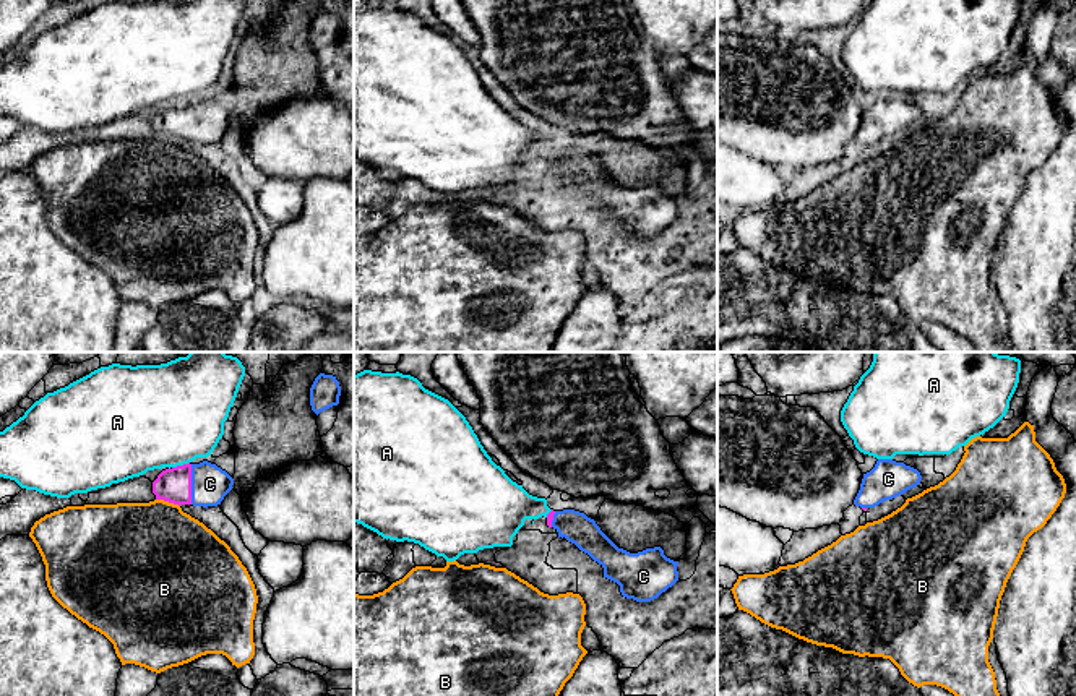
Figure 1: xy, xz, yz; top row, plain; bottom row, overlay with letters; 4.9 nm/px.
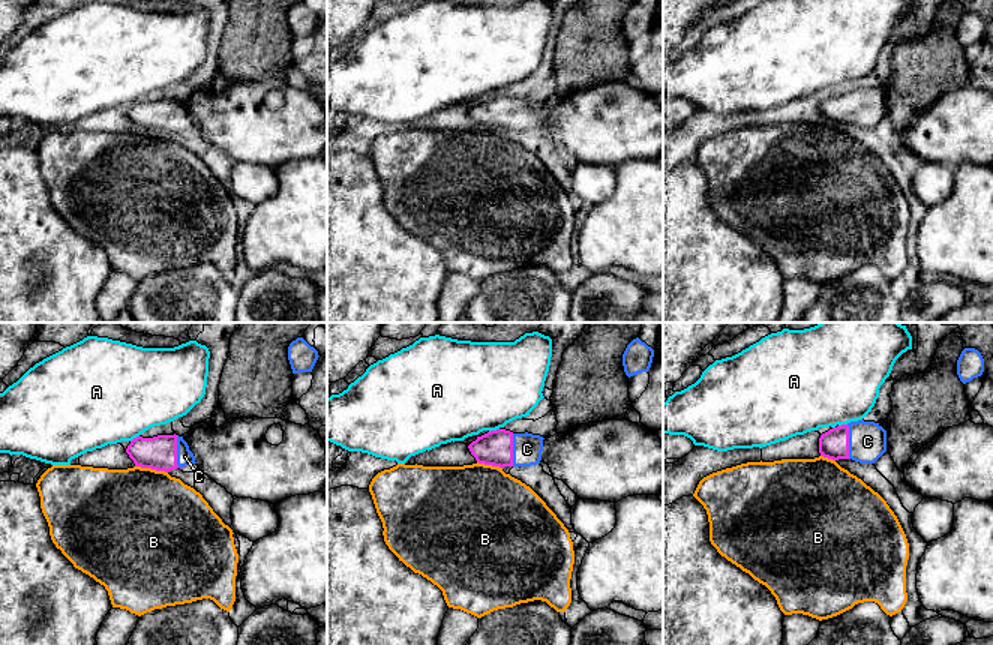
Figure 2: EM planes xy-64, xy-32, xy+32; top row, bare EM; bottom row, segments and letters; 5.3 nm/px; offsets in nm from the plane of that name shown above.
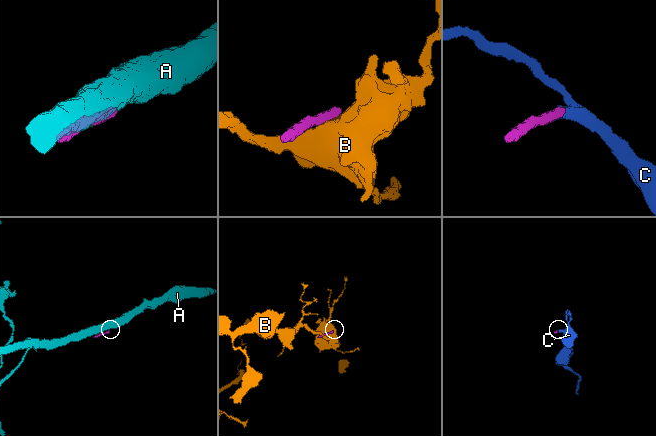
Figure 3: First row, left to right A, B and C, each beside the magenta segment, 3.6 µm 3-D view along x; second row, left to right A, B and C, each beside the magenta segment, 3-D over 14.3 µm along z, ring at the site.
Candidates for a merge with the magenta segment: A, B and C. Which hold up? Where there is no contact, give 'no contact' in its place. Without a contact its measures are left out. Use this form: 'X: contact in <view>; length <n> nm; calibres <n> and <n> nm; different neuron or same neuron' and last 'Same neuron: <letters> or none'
A: contact in xy; length 90 nm; calibres 170 and 480 nm; different neuron
B: contact in xy; length 130 nm; calibres 170 and 460 nm; different neuron
C: contact in xy; length 200 nm; calibres 170 and 190 nm; same neuron
Same neuron: C

